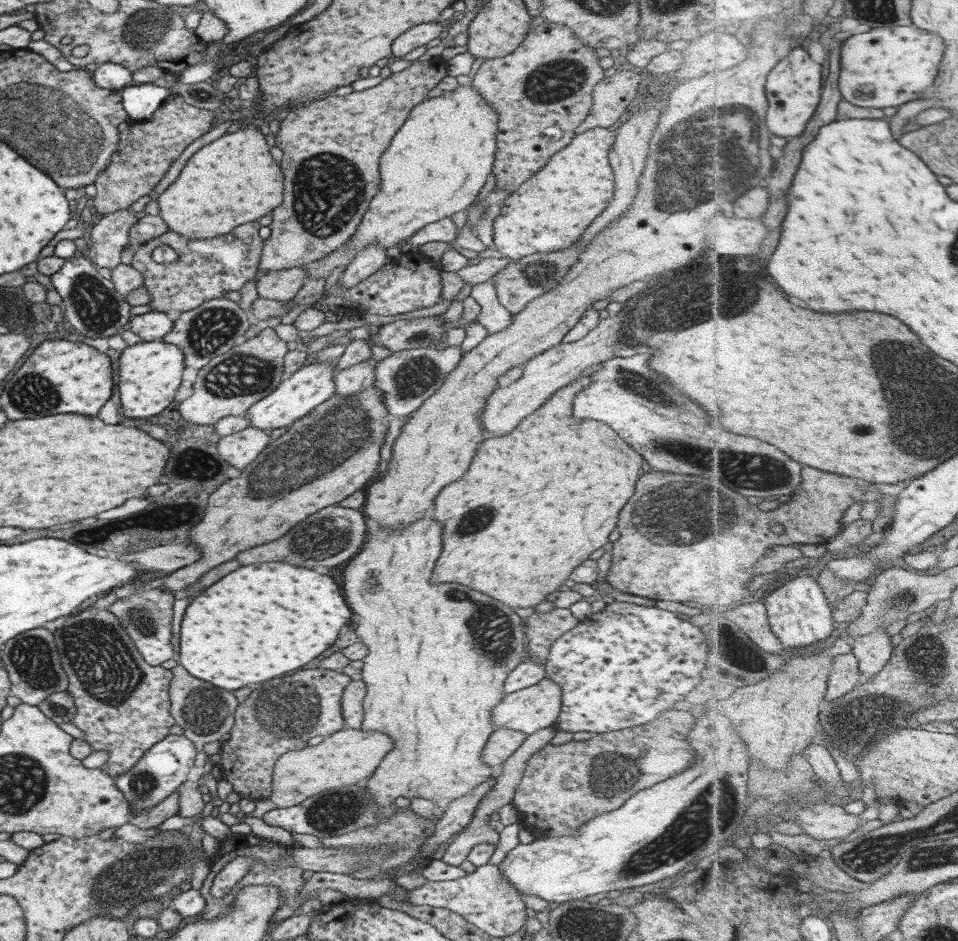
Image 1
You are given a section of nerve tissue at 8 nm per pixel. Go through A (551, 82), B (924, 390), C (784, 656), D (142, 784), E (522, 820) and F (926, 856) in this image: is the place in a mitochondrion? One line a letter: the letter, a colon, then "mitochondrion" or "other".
A: mitochondrion
B: mitochondrion
C: other
D: mitochondrion
E: other
F: mitochondrion

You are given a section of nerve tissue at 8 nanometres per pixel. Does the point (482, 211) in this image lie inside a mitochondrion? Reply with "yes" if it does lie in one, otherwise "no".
yes

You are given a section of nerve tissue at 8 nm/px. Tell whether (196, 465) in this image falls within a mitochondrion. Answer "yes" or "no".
yes

